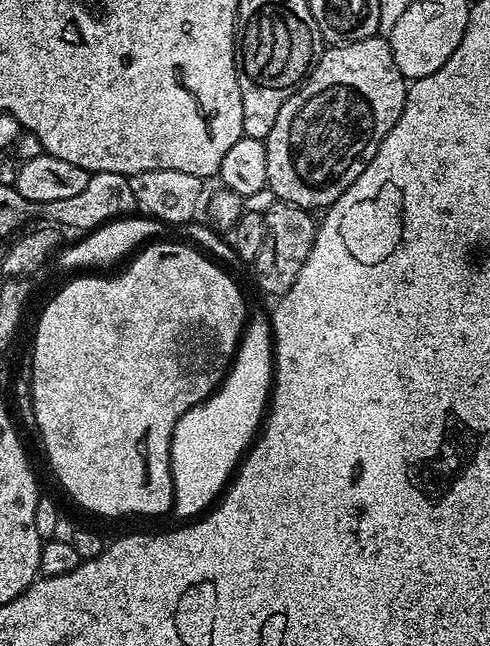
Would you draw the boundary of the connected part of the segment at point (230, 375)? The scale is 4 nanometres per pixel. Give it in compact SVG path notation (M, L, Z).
M236 366L229 367L228 373L224 376L224 383L212 395L205 398L203 402L195 404L190 410L186 410L186 414L182 414L182 418L178 418L178 422L174 426L172 449L170 450L170 458L172 459L172 512L175 515L184 516L180 518L199 517L201 514L207 513L215 505L218 497L225 491L226 485L231 481L242 457L247 453L250 445L253 443L254 437L261 431L262 421L265 419L266 409L270 404L272 385L268 382L265 382L265 384L232 384L239 376L240 372L236 369Z

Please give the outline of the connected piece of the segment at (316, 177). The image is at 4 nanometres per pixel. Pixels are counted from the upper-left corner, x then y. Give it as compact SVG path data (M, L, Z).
M377 34L370 38L362 38L362 42L350 42L349 44L325 47L319 53L318 59L313 63L312 71L309 72L307 80L297 88L294 95L286 98L282 110L278 110L278 119L275 120L266 141L268 188L272 190L275 199L309 210L317 210L316 208L320 208L319 210L328 209L356 181L358 174L362 174L362 170L366 170L366 166L372 161L374 154L378 154L378 146L382 142L382 138L386 138L386 134L390 134L394 122L398 122L398 118L402 114L402 106L406 102L407 93L408 84L403 74L399 72L397 63L394 62L394 54L391 53L391 46L385 37Z

